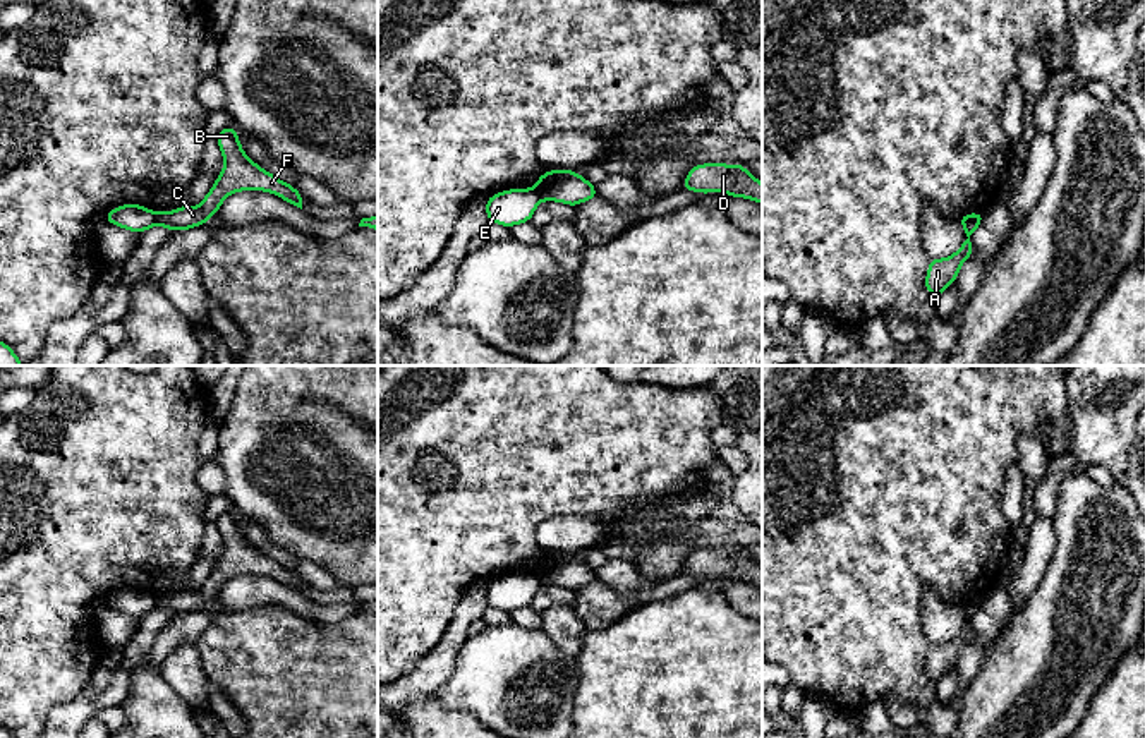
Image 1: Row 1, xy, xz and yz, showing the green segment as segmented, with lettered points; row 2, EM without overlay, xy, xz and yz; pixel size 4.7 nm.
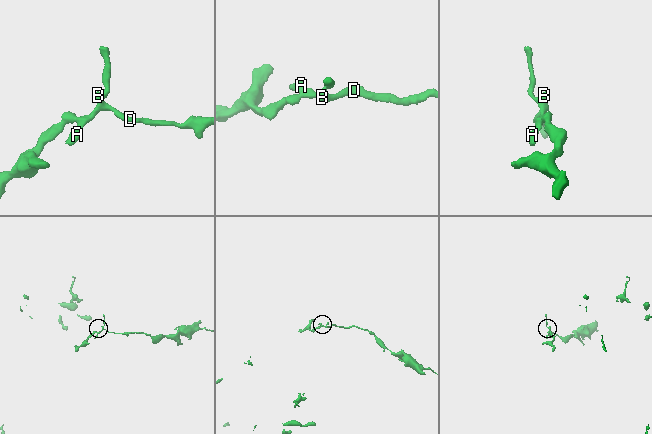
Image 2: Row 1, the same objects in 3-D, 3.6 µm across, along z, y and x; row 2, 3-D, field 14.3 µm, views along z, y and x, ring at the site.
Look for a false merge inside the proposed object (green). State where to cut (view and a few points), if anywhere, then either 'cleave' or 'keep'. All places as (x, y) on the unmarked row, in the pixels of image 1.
cut in xy along (157, 598), (153, 608); cleave

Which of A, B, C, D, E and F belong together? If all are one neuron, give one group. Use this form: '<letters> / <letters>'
A B C D F / E

